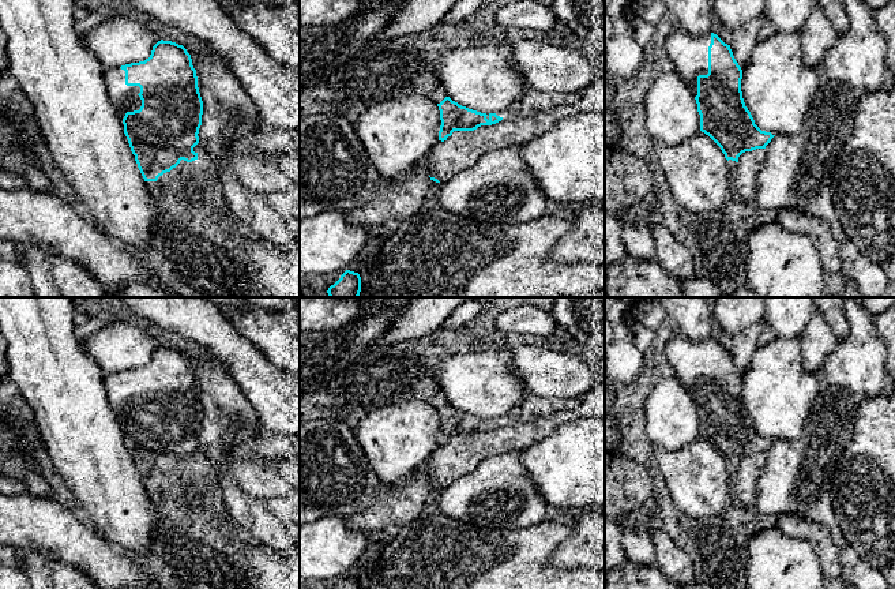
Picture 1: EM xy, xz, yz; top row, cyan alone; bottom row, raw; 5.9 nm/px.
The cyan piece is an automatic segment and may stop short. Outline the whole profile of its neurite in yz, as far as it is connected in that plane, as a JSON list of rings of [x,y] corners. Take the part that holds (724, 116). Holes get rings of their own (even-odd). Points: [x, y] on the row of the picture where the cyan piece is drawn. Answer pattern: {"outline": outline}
{"outline": [[[684,30],[665,42],[673,71],[688,85],[700,115],[700,131],[722,150],[725,158],[738,162],[745,151],[766,149],[775,136],[761,131],[745,106],[742,70],[730,45],[717,34],[693,35]]]}

